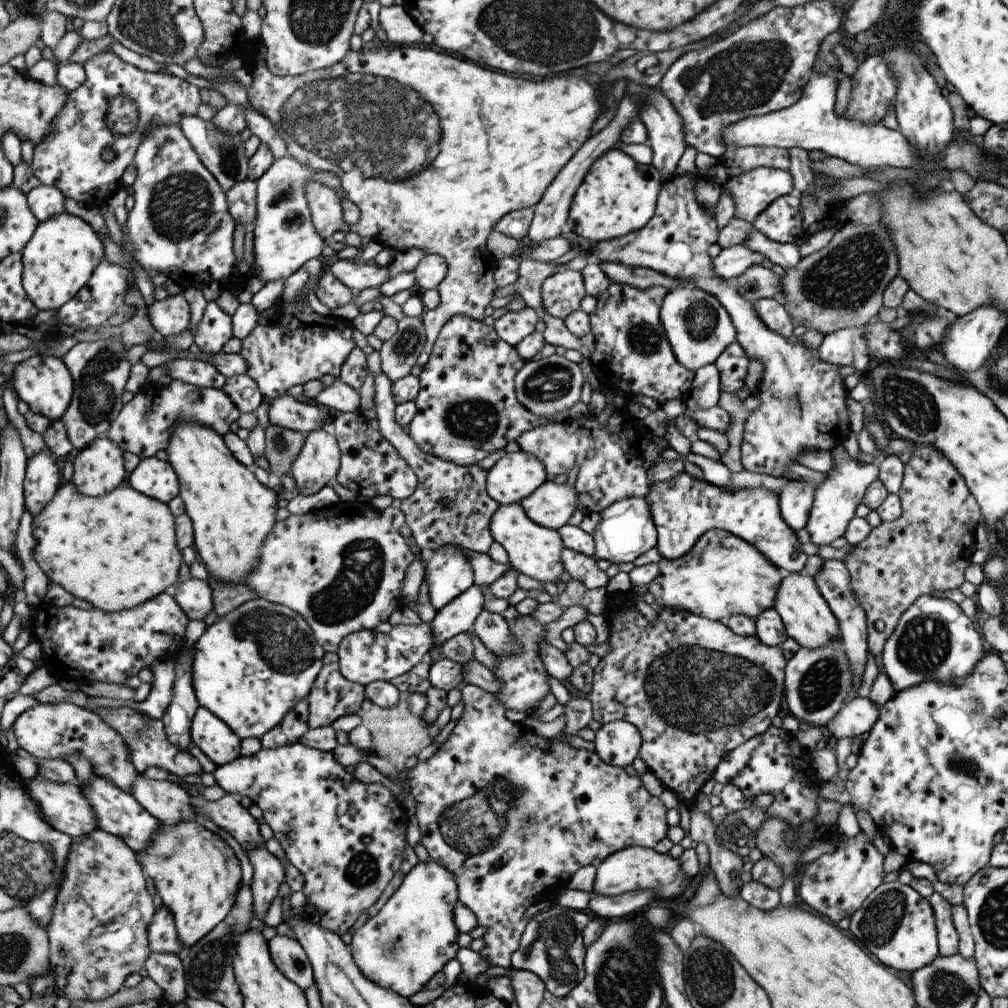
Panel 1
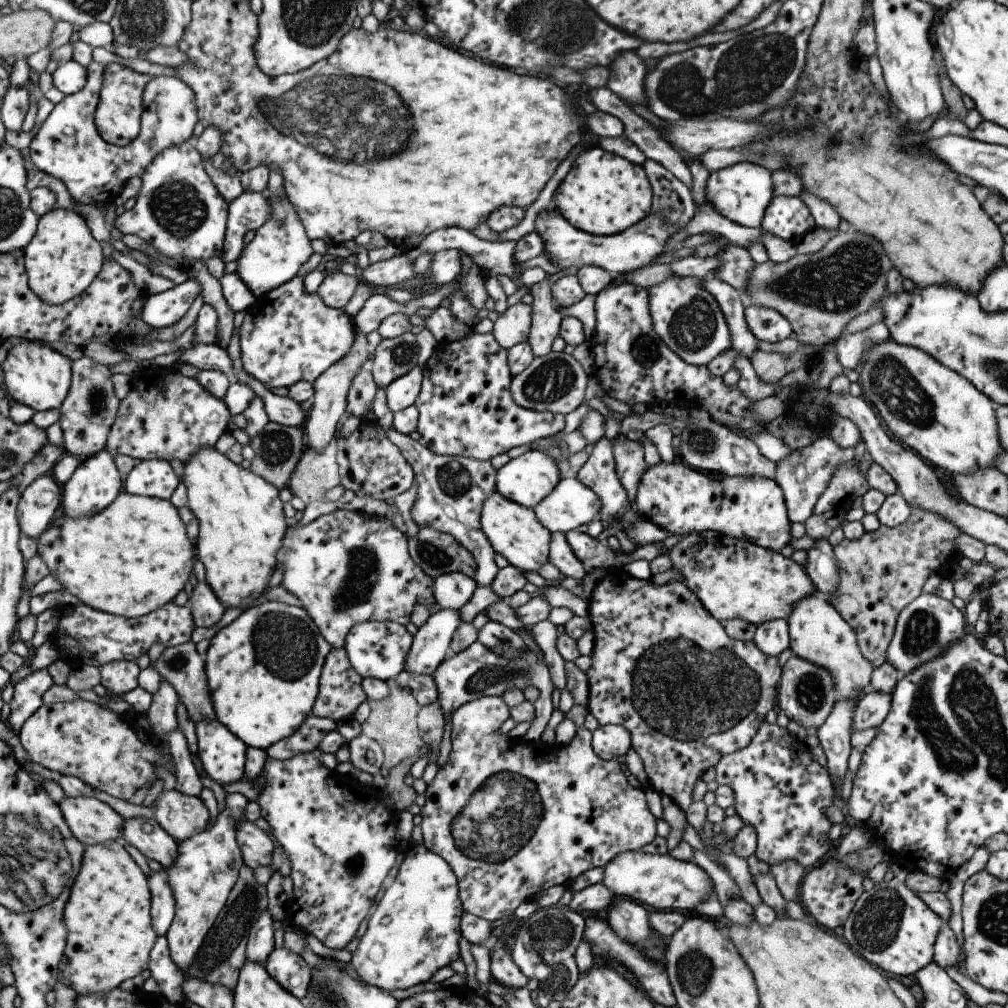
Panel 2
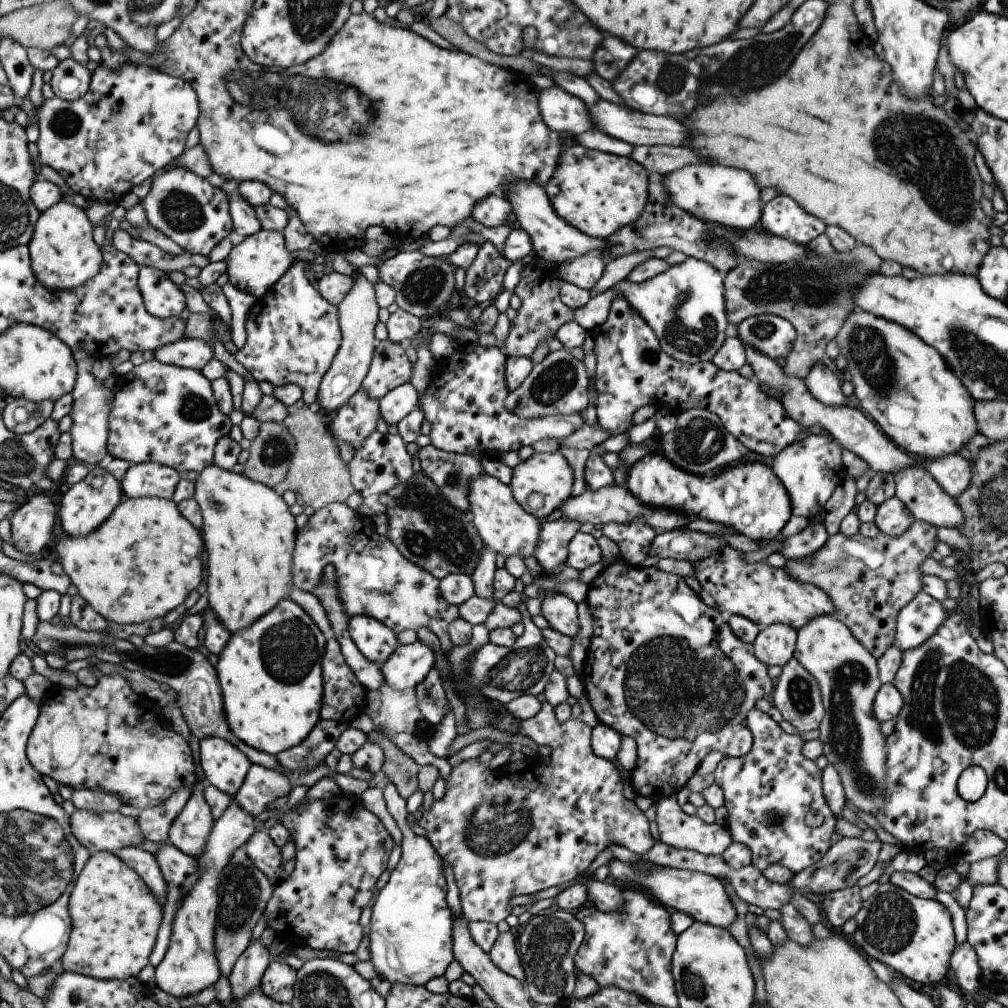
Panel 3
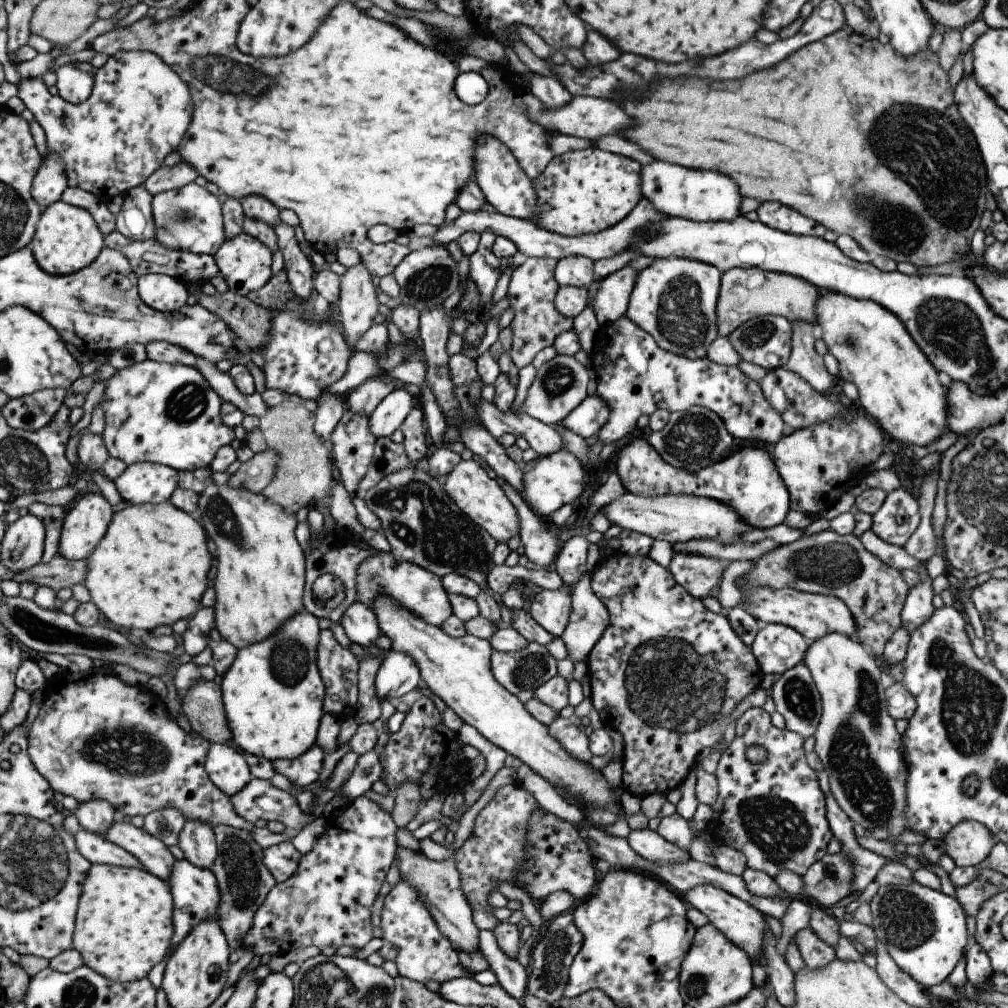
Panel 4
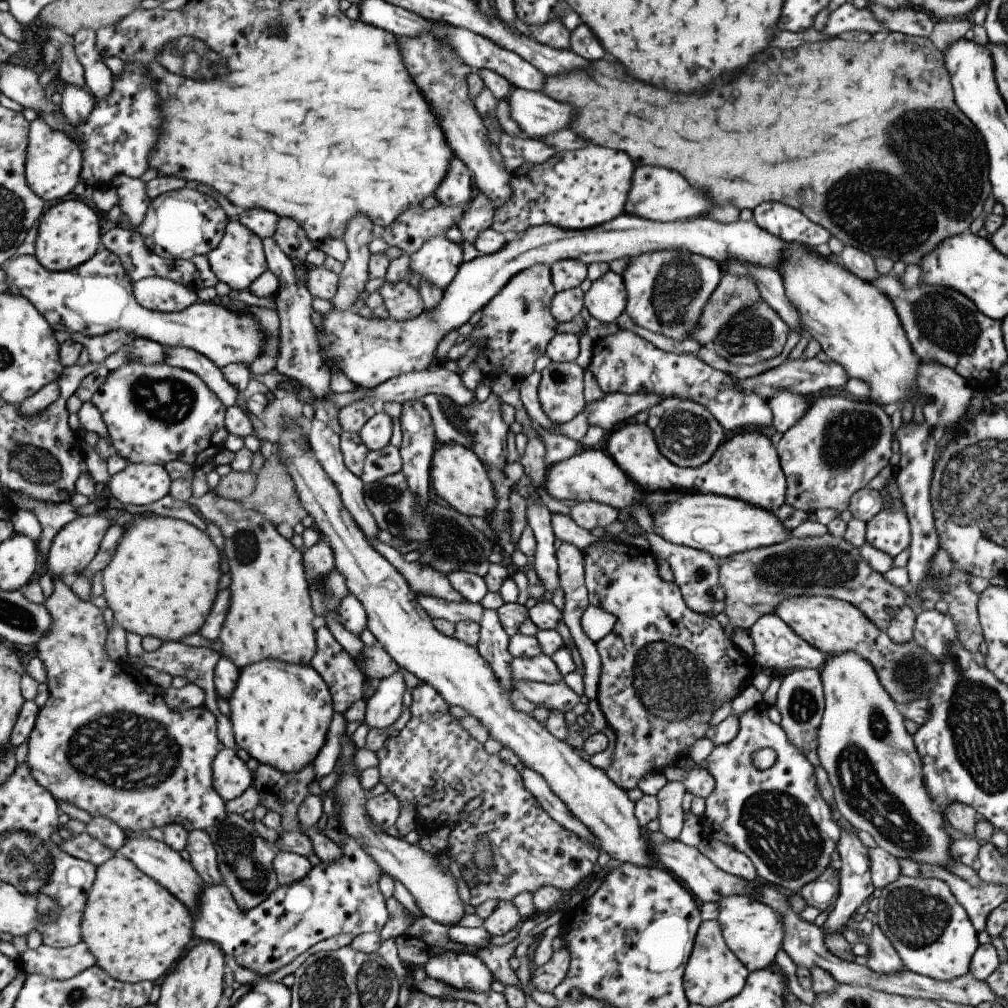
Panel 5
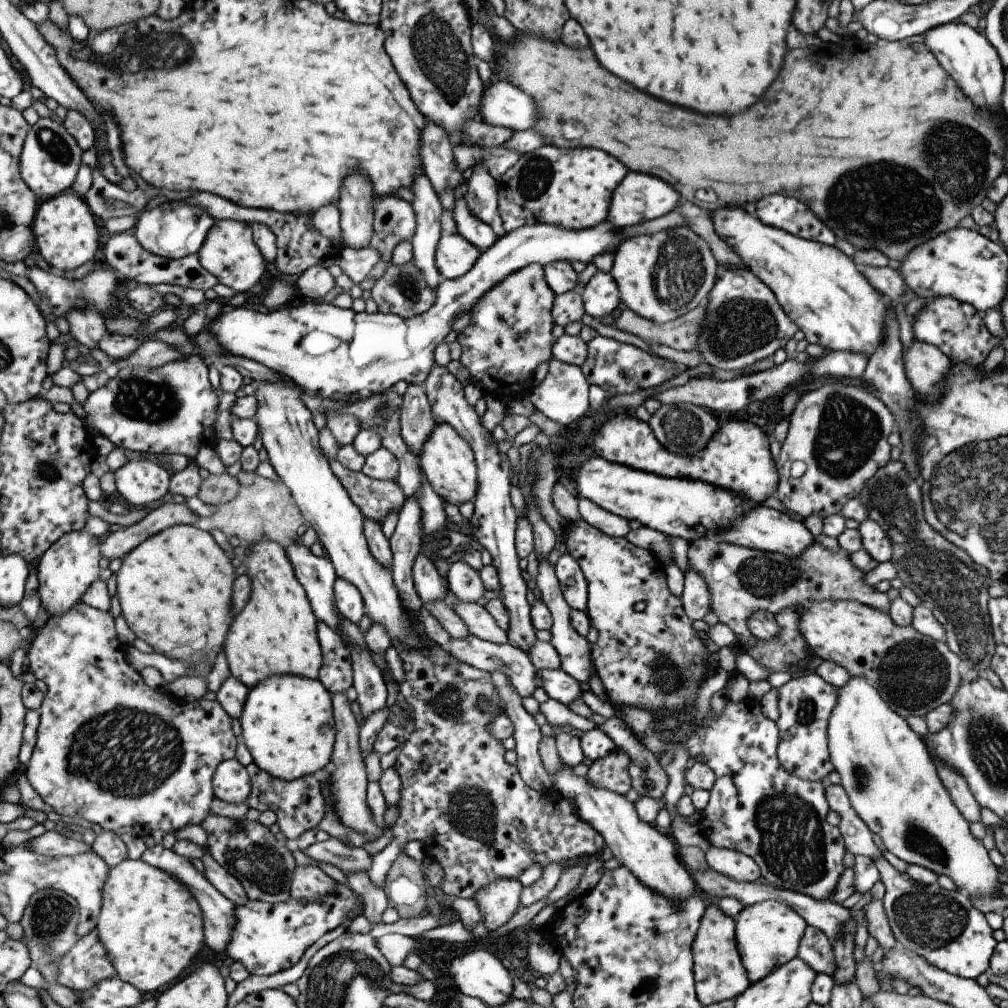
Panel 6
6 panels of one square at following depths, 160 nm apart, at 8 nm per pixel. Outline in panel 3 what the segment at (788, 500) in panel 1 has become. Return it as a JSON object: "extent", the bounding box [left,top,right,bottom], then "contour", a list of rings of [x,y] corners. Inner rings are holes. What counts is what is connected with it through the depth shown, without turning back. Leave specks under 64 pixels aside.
{"extent":[770,433,844,520],"contour":[[[809,433],[803,440],[789,444],[773,457],[770,469],[787,491],[792,515],[802,516],[808,520],[821,516],[823,504],[827,502],[844,475],[840,459],[841,449],[840,444],[828,433]]]}

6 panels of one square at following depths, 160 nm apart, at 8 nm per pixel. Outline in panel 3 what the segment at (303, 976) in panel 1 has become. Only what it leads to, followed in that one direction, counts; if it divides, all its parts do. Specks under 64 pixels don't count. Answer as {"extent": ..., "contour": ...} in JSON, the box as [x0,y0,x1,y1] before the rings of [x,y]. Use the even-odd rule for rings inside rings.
{"extent":[260,962,296,1004],"contour":[[[271,962],[260,978],[261,992],[279,1004],[290,1004],[296,970],[283,962]]]}

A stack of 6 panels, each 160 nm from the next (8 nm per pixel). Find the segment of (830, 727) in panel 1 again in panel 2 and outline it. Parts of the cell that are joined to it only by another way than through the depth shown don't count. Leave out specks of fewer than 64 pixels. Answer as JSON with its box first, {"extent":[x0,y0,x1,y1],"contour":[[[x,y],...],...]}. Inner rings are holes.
{"extent":[852,690,892,731],"contour":[[[867,690],[852,710],[852,731],[869,727],[878,728],[887,716],[892,698],[890,694]]]}

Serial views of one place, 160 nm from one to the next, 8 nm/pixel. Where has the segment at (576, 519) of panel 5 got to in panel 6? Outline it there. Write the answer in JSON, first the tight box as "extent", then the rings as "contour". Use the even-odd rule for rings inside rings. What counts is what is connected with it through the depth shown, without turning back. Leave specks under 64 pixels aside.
{"extent":[577,498,630,537],"contour":[[[577,498],[577,513],[583,522],[609,537],[625,537],[630,530],[626,519],[606,512],[585,498]]]}

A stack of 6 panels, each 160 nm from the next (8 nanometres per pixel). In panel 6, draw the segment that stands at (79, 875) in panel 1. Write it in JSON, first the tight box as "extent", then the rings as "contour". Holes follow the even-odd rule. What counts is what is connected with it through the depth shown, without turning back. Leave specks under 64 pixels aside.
{"extent":[97,858,203,992],"contour":[[[141,858],[138,860],[123,860],[118,866],[111,867],[109,870],[109,878],[105,882],[105,888],[103,888],[103,907],[101,908],[101,914],[99,914],[99,921],[97,924],[97,932],[99,932],[101,944],[105,944],[105,948],[108,949],[109,960],[113,962],[113,966],[117,970],[117,977],[121,978],[124,982],[130,983],[132,986],[143,990],[143,992],[155,992],[161,988],[165,989],[167,984],[175,982],[177,976],[193,962],[193,958],[203,952],[203,910],[200,909],[200,905],[197,904],[196,898],[193,897],[191,890],[187,885],[181,884],[175,877],[169,876],[165,870],[161,868],[155,868],[151,864],[147,864],[145,860]]]}

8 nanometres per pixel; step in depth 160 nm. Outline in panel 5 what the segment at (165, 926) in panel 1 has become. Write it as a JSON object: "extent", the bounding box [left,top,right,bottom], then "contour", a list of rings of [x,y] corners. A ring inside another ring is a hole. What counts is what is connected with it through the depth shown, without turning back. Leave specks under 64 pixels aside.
{"extent":[56,833,117,868],"contour":[[[88,833],[77,835],[72,839],[64,837],[62,845],[56,848],[72,853],[76,858],[85,860],[98,868],[117,854],[113,848],[105,846],[103,842],[99,842],[97,838],[93,838]]]}

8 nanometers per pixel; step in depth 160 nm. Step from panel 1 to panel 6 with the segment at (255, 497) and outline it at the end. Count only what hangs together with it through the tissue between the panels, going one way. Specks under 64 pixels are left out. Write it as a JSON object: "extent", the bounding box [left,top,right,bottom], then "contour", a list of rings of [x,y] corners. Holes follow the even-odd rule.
{"extent":[224,538,321,688],"contour":[[[261,538],[257,544],[240,545],[236,554],[241,554],[251,588],[247,604],[233,618],[224,644],[229,673],[246,688],[253,688],[253,684],[259,684],[271,674],[317,679],[321,652],[316,638],[316,620],[285,556],[285,548],[273,540]]]}

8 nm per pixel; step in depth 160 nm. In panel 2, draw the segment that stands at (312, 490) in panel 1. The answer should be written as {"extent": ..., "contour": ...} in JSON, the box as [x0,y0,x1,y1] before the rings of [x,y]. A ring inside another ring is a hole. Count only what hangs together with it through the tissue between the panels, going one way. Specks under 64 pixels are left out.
{"extent":[303,326,371,451],"contour":[[[354,326],[354,333],[349,350],[335,361],[327,370],[324,370],[312,382],[313,402],[306,412],[306,418],[303,422],[303,431],[307,447],[320,451],[333,437],[336,437],[335,428],[337,420],[345,412],[346,396],[353,378],[362,365],[367,365],[367,354],[371,351],[365,341],[365,333],[358,331]]]}

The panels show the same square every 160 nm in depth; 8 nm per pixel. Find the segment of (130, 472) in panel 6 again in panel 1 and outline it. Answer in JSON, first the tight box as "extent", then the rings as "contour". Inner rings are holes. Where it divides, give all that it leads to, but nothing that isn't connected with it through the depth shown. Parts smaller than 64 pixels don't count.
{"extent":[127,457,180,502],"contour":[[[156,457],[142,459],[139,466],[127,478],[127,484],[146,494],[148,497],[168,502],[180,492],[176,471],[168,461]]]}

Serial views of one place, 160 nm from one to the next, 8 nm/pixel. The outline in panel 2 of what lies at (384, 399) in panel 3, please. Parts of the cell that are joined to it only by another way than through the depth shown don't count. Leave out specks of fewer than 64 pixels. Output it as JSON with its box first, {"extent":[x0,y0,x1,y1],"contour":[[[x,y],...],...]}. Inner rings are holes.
{"extent":[384,366,422,413],"contour":[[[415,366],[389,383],[384,388],[387,408],[394,413],[413,405],[420,389],[421,379],[422,369]]]}

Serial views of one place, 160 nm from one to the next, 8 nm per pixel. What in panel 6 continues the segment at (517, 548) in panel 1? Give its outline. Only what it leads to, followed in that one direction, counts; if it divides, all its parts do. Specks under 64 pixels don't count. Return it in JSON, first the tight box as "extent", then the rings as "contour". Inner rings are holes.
{"extent":[418,424,477,506],"contour":[[[435,424],[423,448],[419,450],[418,466],[428,486],[444,503],[459,506],[475,498],[477,470],[473,452],[469,444],[449,424]]]}

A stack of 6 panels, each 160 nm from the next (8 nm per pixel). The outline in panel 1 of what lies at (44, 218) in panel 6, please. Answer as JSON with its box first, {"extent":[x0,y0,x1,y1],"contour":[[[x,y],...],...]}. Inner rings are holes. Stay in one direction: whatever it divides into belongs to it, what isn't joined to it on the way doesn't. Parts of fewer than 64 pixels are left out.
{"extent":[22,212,105,311],"contour":[[[62,212],[48,221],[40,222],[36,235],[22,251],[24,256],[24,284],[32,301],[46,311],[58,311],[75,298],[92,279],[105,256],[103,242],[97,232],[73,214]]]}

